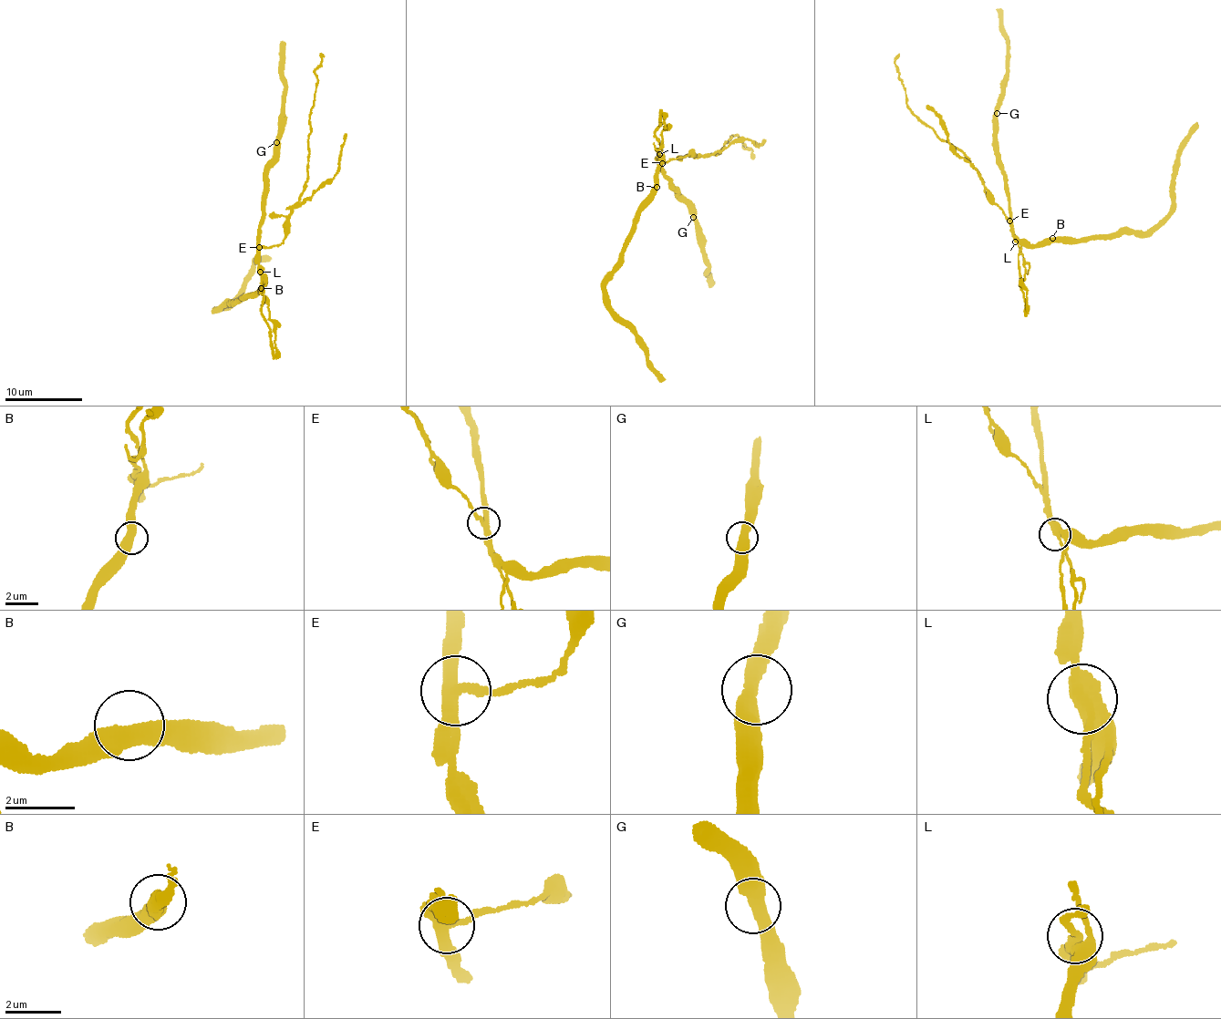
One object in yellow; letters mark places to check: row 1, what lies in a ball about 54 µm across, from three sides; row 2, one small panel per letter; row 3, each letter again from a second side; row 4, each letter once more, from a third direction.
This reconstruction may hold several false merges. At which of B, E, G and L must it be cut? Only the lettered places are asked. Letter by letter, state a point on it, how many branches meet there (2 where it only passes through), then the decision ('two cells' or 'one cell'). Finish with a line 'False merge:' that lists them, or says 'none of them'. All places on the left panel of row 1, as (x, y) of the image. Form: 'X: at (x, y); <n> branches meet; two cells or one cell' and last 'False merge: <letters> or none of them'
B: at (261, 288); 2 branches meet; one cell
E: at (259, 247); 3 branches meet; two cells
G: at (276, 142); 2 branches meet; one cell
L: at (260, 272); 3 branches meet; two cells
False merge: E, L

